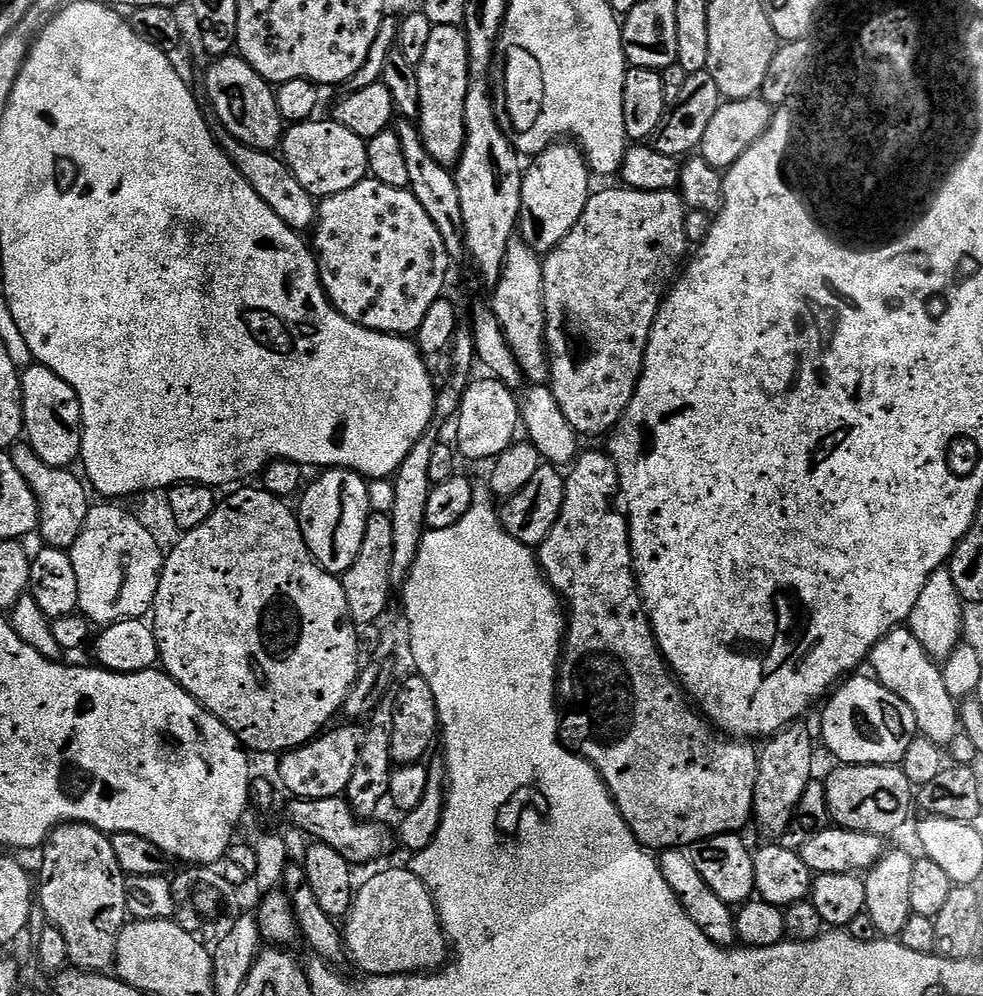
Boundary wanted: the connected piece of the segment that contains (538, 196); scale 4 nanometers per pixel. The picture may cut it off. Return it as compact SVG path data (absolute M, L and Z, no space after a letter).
M557 142L541 152L524 169L519 237L536 253L554 251L562 238L574 230L578 218L582 218L582 210L586 210L586 202L594 188L591 179L588 161L575 143Z

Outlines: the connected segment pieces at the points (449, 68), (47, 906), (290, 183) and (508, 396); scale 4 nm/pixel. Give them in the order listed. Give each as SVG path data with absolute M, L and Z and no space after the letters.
M454 25L433 27L430 43L422 62L416 65L418 74L418 98L420 137L434 158L445 166L460 163L460 155L466 142L466 94L468 93L468 37L463 27Z
M60 824L50 833L48 839L42 845L44 857L40 860L40 876L38 872L38 905L45 912L47 923L51 927L57 928L66 938L66 950L71 967L79 968L81 972L101 972L107 973L115 965L116 951L118 950L118 938L123 930L126 921L129 919L128 903L126 902L126 886L128 885L122 866L118 866L118 858L114 855L109 833L100 832L89 824Z
M217 127L214 135L220 143L220 149L228 155L230 162L234 162L242 178L246 178L246 182L254 186L254 194L258 194L258 198L262 198L262 202L266 202L266 206L270 206L270 210L274 210L274 214L278 214L278 218L282 218L282 222L286 222L290 230L301 234L313 231L318 211L317 197L312 196L310 190L306 190L302 182L298 182L298 178L294 178L294 174L279 155L246 146L222 127Z
M495 378L473 379L464 391L460 410L454 417L456 424L455 447L459 455L468 460L491 462L501 456L517 439L517 430L521 427L520 400L513 389Z

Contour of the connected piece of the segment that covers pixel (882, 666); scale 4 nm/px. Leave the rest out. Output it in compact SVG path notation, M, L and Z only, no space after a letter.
M901 626L886 634L886 638L879 640L872 647L870 665L871 675L880 681L886 690L898 694L910 710L914 710L914 718L919 735L926 740L932 740L941 746L950 746L956 736L961 735L960 711L955 699L946 690L943 682L941 665L929 656L928 651L914 638L912 629Z

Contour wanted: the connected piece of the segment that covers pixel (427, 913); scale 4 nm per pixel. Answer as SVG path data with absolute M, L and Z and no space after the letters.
M408 866L388 868L370 877L361 888L359 885L352 898L352 908L343 921L342 931L347 955L364 971L361 973L368 976L427 974L443 968L450 956L448 937L444 934L444 925L440 923L432 895L422 878L414 875Z

